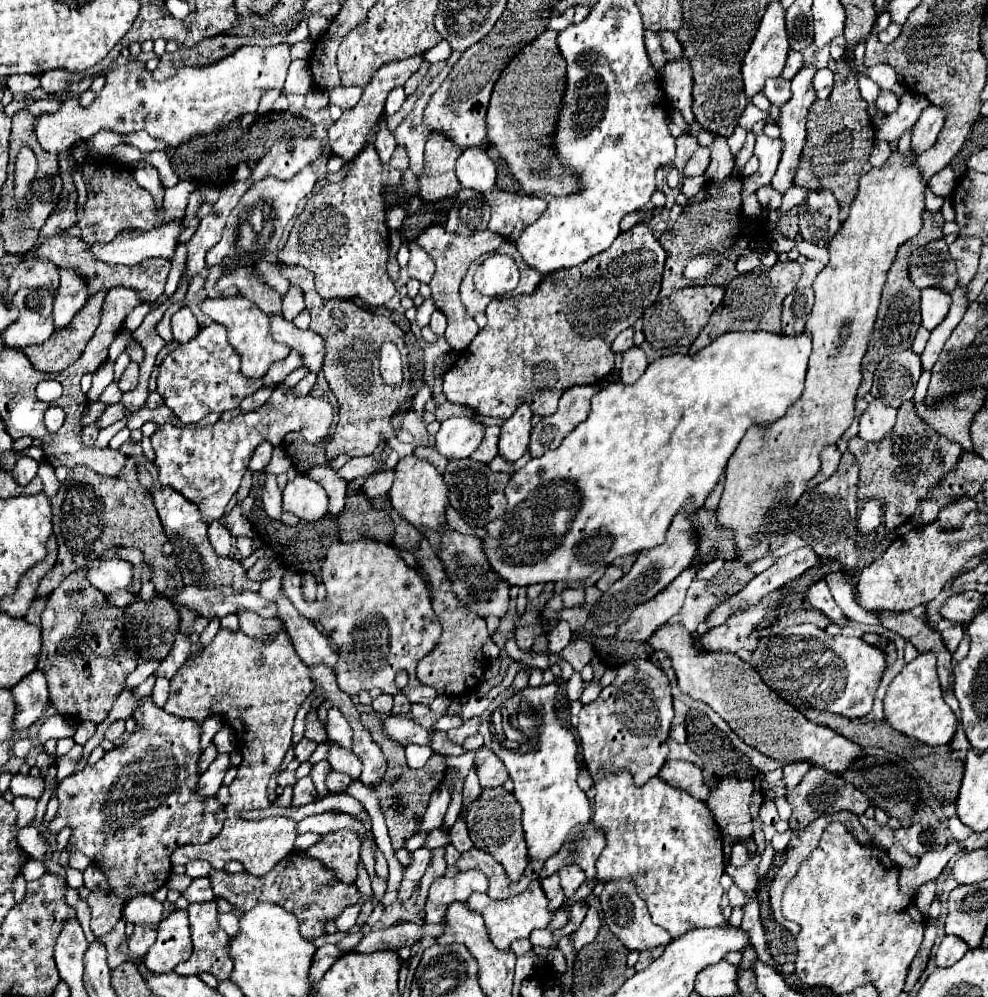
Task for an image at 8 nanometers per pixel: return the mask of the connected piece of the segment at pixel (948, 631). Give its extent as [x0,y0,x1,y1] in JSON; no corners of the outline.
[934,619,964,653]

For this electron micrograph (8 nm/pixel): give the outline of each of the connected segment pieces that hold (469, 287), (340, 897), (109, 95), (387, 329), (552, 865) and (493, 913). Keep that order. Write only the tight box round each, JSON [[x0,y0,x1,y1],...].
[[460,263,493,315],[210,853,356,939],[34,43,290,155],[280,265,410,457],[542,823,606,879],[468,881,552,949]]

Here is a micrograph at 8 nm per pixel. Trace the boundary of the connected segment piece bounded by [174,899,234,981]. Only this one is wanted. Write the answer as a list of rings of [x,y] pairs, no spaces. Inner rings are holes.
[[[206,901],[206,903],[192,903],[188,907],[190,913],[190,929],[192,929],[192,941],[194,941],[194,951],[192,957],[184,963],[176,965],[176,973],[180,975],[198,975],[198,973],[212,973],[218,981],[224,981],[230,977],[232,969],[234,969],[234,961],[230,957],[230,937],[226,935],[226,931],[218,925],[218,903],[214,901]]]

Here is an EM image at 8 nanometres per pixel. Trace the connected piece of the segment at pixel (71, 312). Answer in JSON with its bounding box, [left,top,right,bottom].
[54,269,88,327]

